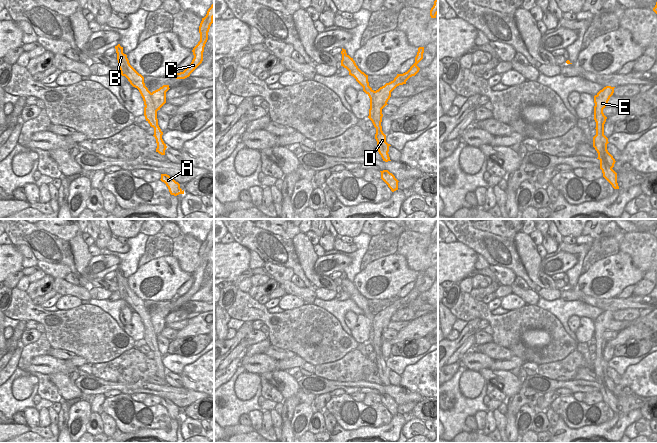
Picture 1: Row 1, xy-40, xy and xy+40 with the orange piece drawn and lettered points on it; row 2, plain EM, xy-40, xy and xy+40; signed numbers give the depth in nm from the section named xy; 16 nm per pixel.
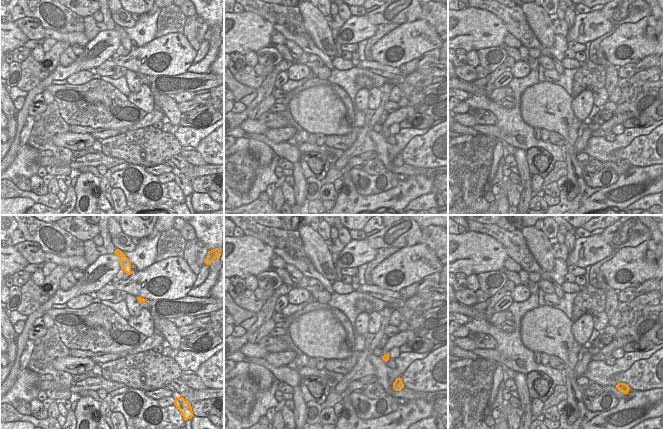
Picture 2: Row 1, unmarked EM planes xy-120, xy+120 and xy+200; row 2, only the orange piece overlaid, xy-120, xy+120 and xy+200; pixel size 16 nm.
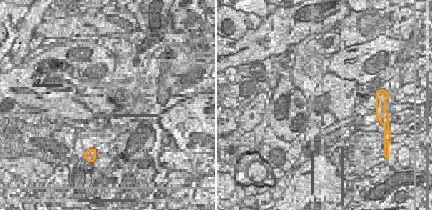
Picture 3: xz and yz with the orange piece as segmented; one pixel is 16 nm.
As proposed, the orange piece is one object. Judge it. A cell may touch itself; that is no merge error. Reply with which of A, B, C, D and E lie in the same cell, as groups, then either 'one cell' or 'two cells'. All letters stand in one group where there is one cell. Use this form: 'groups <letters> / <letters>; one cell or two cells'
groups A B / C D E; two cells

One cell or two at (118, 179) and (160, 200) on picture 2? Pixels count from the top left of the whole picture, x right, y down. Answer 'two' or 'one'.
one

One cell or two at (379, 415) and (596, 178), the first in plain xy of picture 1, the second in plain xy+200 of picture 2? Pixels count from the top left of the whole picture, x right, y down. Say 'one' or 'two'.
one

